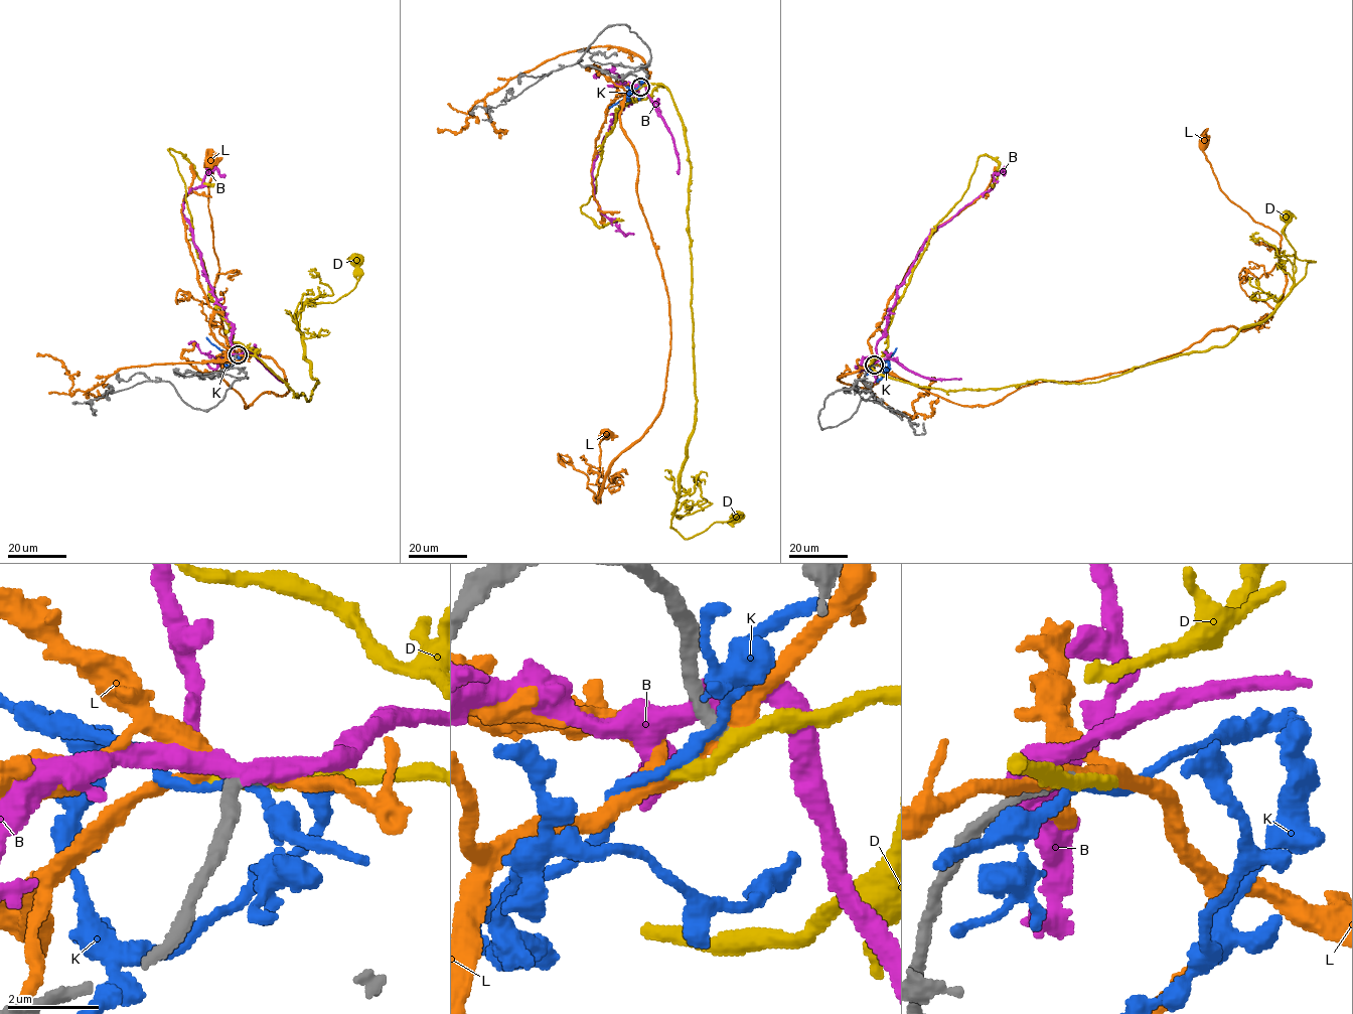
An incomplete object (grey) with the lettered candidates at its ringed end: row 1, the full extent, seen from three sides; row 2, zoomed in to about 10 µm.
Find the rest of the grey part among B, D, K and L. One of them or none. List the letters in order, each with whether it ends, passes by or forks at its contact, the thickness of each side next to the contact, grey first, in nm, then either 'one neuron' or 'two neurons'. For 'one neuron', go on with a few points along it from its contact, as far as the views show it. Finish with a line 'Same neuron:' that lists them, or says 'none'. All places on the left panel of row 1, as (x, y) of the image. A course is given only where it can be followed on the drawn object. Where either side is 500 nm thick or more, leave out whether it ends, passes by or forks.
B: it passes by | 380/440 nm | two neurons
D: it passes by | 300/280 nm | two neurons
K: it passes by | 320/260 nm | two neurons
L: it passes by | 320/360 nm | two neurons
Same neuron: none

